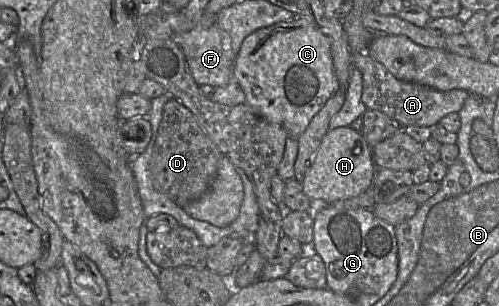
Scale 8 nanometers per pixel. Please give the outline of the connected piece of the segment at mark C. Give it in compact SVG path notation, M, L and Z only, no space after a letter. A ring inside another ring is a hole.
M302 17L278 22L248 35L236 54L232 75L238 80L246 96L246 103L267 121L280 125L288 137L296 139L327 100L340 89L328 37Z

